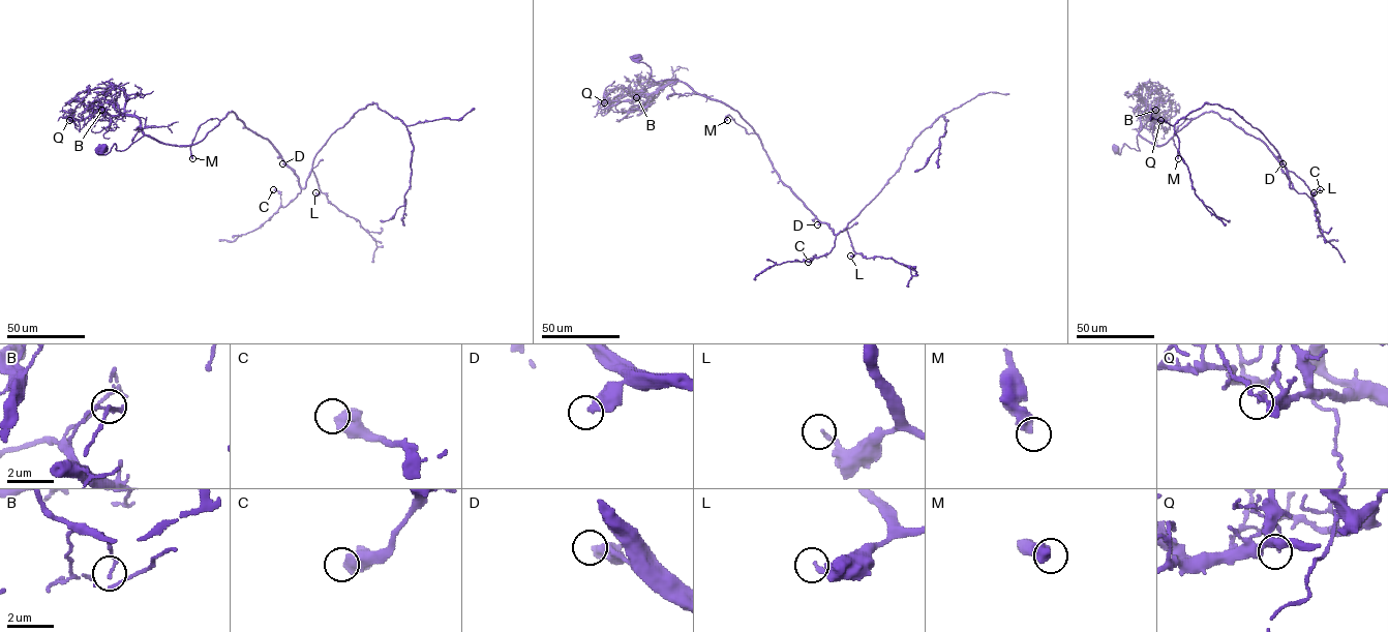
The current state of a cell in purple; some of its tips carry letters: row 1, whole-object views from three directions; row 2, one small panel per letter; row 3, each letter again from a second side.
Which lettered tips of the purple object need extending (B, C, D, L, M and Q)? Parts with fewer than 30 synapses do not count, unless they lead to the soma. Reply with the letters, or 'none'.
none

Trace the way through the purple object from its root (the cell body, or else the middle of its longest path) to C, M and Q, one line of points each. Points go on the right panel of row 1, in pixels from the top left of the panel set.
C: (1115, 148), (1140, 151), (1138, 134), (1162, 145), (1214, 112), (1259, 138), (1316, 207), (1320, 189)
M: (1115, 148), (1120, 154), (1124, 144), (1140, 151), (1138, 134), (1162, 145), (1192, 118), (1174, 133), (1178, 158)
Q: (1115, 148), (1120, 154), (1124, 144), (1140, 151), (1140, 118), (1154, 114), (1160, 120)

